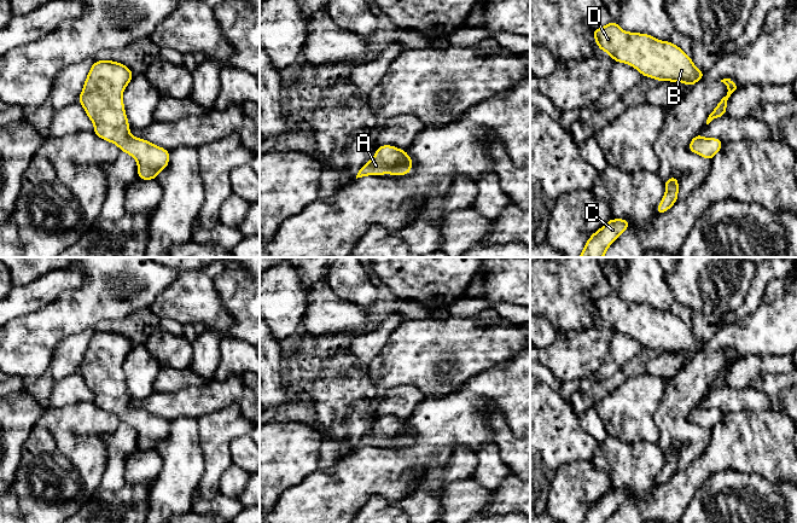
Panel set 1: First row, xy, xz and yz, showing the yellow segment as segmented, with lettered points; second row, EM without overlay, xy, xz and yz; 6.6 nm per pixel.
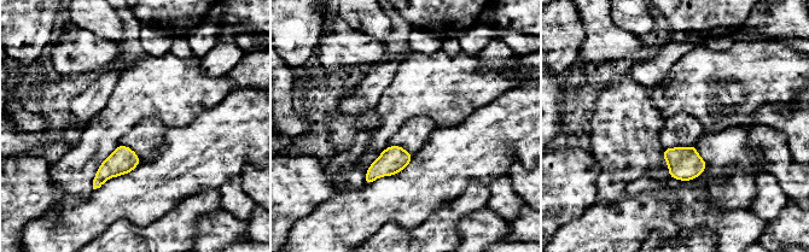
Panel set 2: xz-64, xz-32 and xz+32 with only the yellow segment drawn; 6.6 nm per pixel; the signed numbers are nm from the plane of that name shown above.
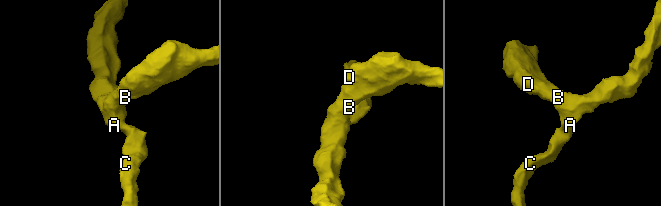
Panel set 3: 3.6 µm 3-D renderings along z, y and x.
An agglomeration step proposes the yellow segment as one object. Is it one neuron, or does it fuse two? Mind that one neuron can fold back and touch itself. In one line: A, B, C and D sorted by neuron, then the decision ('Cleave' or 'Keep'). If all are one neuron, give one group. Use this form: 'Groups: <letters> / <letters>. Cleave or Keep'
Groups: A B C D. Keep

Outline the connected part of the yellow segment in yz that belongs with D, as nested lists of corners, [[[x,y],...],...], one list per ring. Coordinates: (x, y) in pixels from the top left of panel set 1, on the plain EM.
[[[616,291],[592,302],[600,321],[607,322],[613,332],[635,338],[642,347],[659,353],[682,353],[688,358],[704,348],[704,342],[696,338],[693,331],[671,312],[661,312],[650,304],[629,303],[619,298]]]

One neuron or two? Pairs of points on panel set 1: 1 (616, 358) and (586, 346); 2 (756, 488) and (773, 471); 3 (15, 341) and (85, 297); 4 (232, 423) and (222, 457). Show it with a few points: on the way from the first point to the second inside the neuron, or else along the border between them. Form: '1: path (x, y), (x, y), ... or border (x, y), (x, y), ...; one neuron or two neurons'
1: border (614, 332), (614, 338), (603, 365), (594, 373); two neurons
2: border (738, 471), (758, 472), (774, 484); two neurons
3: path (33, 338), (69, 313); one neuron
4: path (224, 431), (222, 448); one neuron

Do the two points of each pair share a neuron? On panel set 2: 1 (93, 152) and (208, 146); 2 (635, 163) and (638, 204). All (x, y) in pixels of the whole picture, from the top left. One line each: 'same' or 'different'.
1: different
2: different

